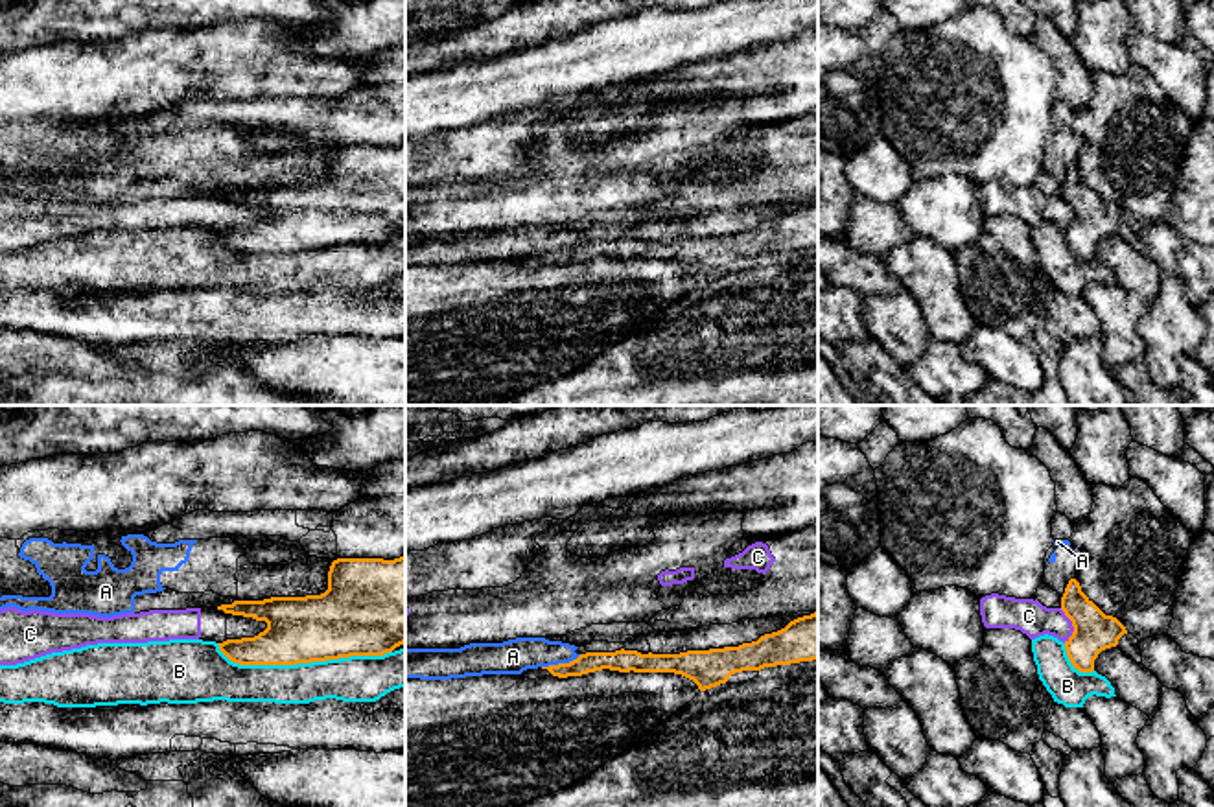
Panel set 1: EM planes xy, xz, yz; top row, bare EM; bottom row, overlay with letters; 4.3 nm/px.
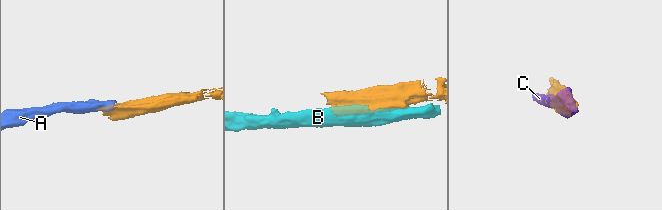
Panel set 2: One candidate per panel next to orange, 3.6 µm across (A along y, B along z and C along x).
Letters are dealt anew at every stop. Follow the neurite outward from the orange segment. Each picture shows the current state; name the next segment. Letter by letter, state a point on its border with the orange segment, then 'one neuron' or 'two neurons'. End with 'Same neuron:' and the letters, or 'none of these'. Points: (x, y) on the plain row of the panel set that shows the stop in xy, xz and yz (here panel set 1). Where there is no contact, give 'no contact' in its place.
A: xz (560, 251) | two neurons
B: xy (303, 249) | two neurons
C: yz (1073, 212) | two neurons
Same neuron: none of these

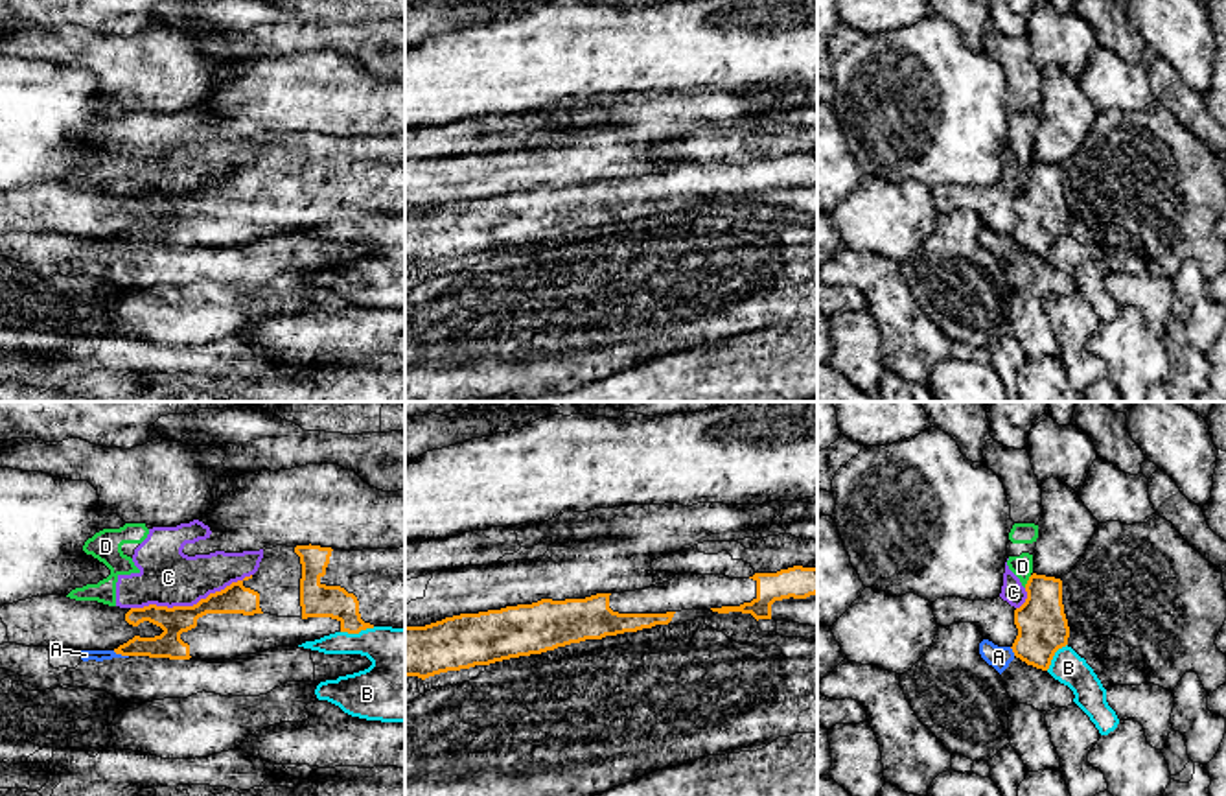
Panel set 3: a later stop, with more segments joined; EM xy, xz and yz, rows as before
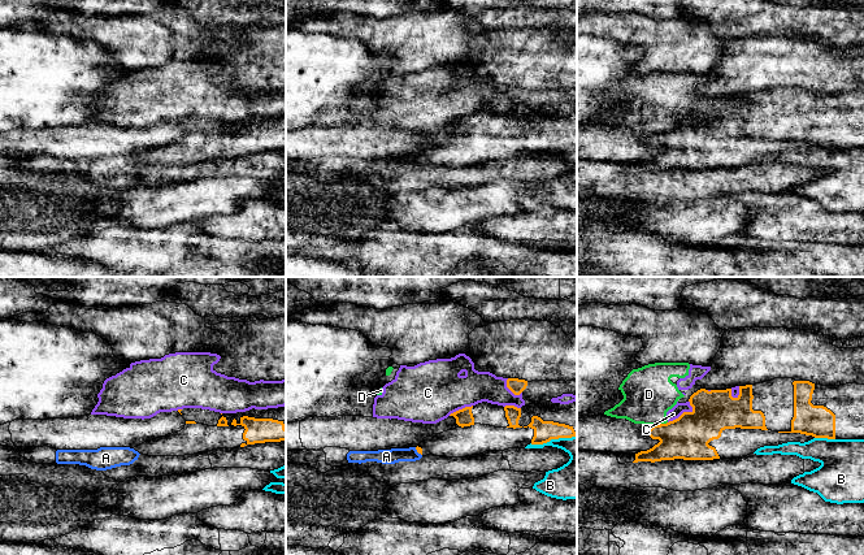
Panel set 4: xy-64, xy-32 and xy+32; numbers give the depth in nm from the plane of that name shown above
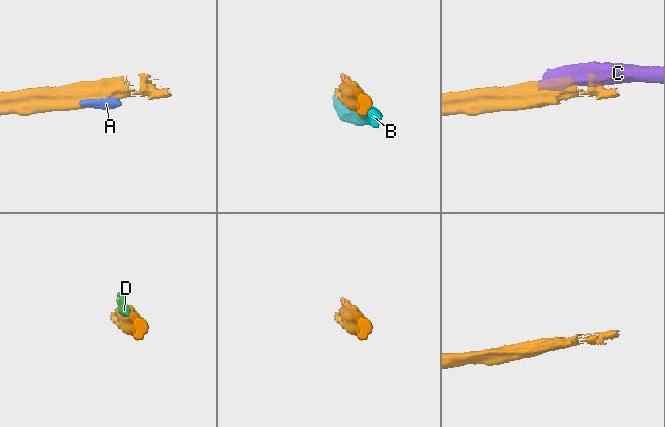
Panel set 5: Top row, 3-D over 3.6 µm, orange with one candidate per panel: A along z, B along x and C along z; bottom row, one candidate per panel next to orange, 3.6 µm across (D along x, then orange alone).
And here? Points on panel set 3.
A: xy (120, 240) | two neurons
B: xy (358, 220) | two neurons
C: xy (190, 194) | two neurons
D: yz (1028, 168) | two neurons
Same neuron: none of these

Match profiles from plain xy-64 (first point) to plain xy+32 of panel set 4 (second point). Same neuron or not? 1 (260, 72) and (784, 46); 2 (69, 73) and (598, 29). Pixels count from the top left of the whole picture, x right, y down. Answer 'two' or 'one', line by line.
1: one
2: two

